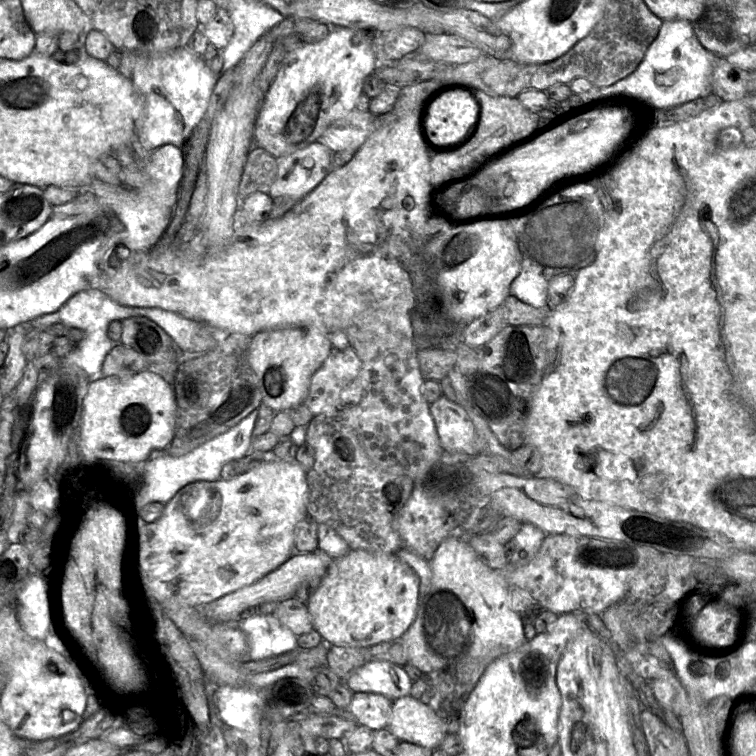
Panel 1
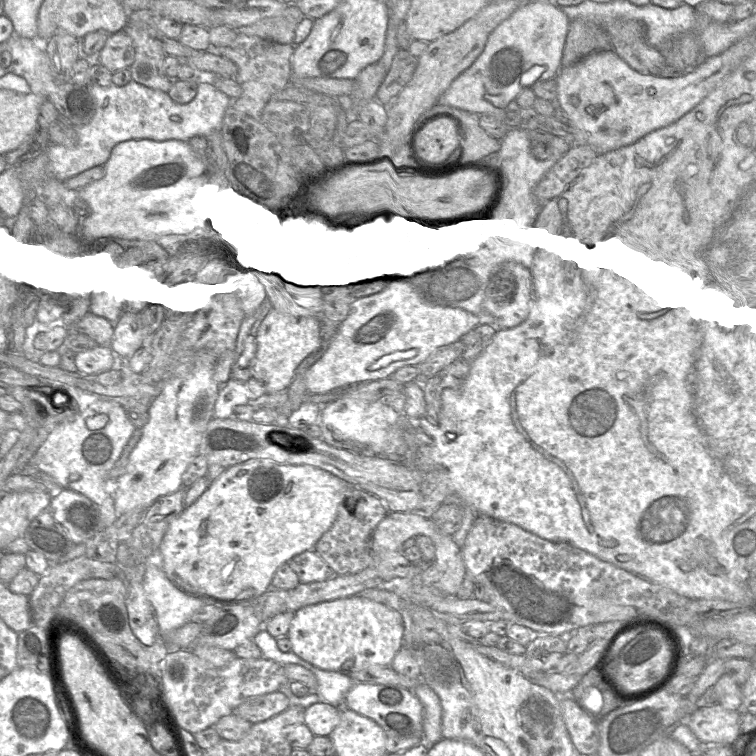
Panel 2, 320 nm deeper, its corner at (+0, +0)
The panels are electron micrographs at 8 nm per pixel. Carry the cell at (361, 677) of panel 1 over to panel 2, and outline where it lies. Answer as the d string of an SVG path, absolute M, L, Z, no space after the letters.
M355 683L347 693L343 706L375 721L388 738L411 738L423 735L423 706L410 689L394 685Z

